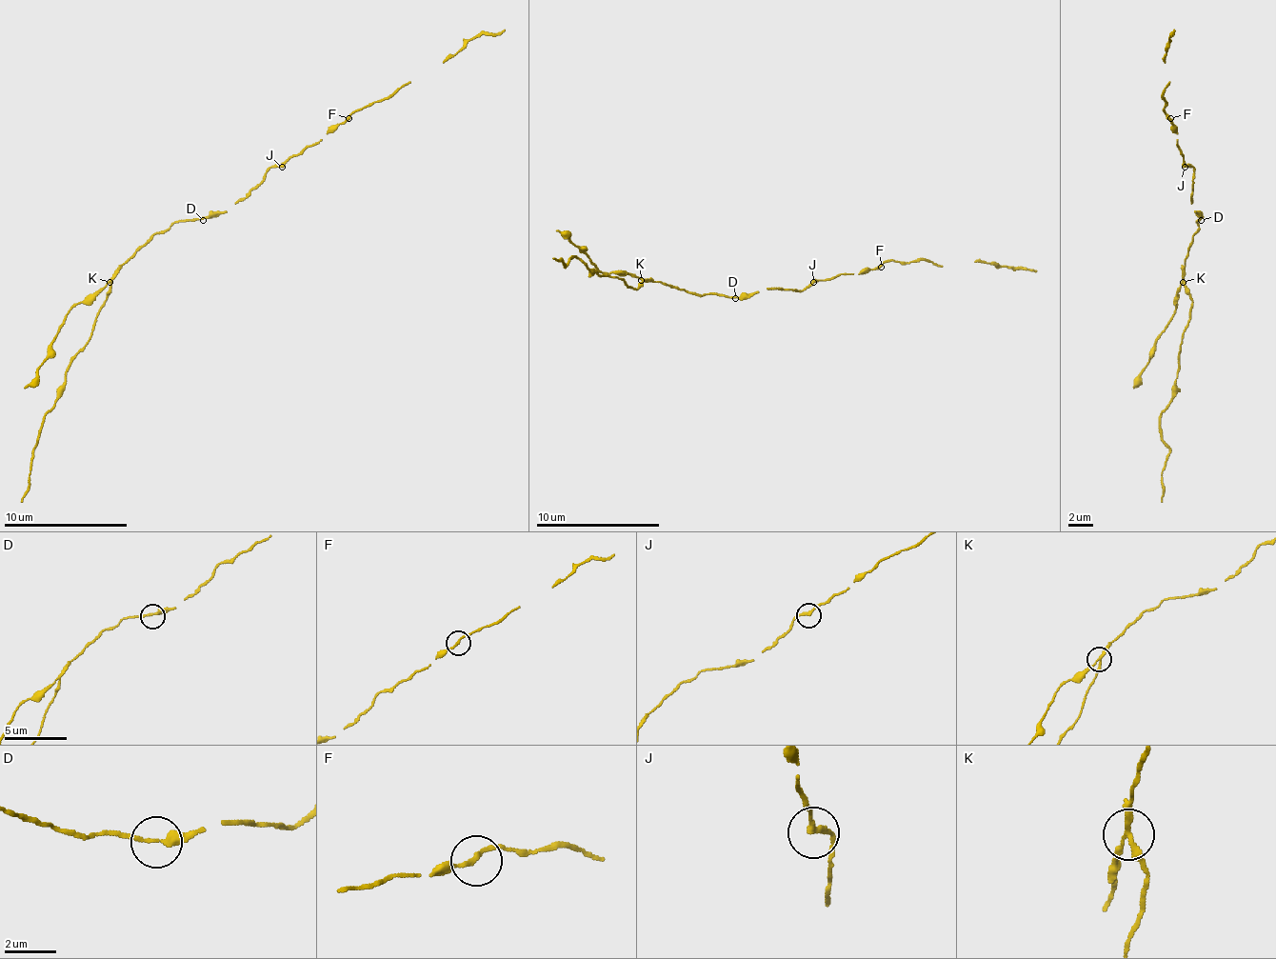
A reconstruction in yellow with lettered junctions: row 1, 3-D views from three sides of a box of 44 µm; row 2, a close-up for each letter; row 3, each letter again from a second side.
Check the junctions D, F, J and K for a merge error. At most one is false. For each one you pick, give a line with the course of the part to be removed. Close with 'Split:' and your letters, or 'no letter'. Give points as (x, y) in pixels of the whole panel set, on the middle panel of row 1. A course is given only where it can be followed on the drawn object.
K: (642, 279), (632, 289), (624, 279), (592, 273), (577, 257), (570, 257), (565, 267), (561, 257), (552, 257)
Split: K

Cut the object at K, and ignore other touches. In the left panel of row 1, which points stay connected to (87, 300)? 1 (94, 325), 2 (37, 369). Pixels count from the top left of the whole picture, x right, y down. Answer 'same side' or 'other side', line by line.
1: other side
2: same side

